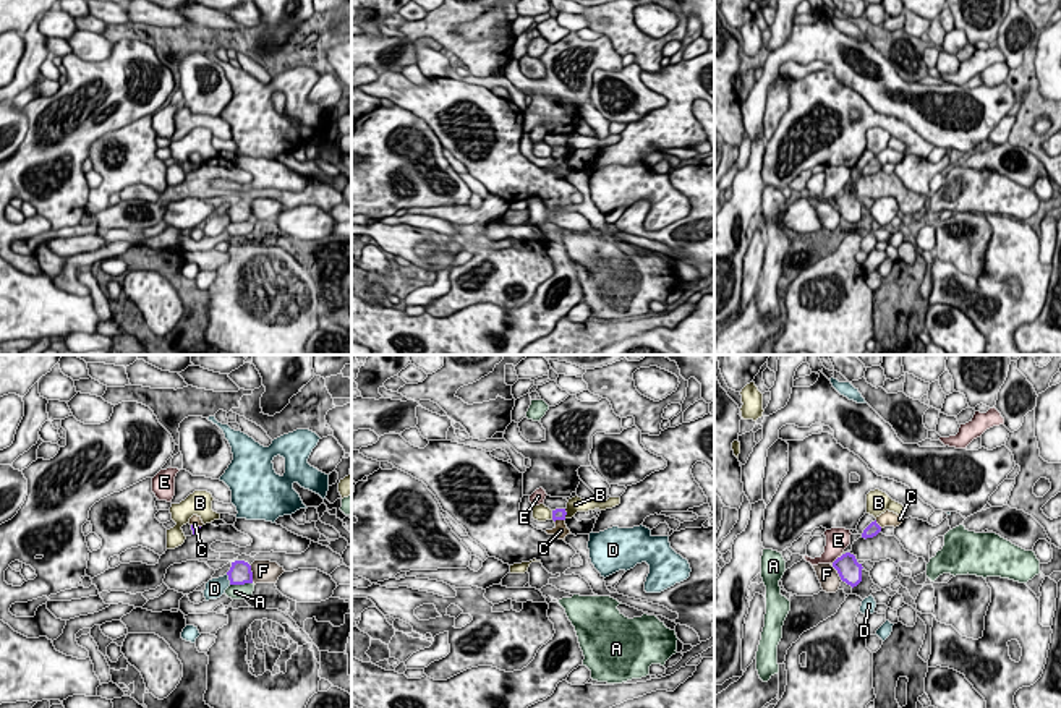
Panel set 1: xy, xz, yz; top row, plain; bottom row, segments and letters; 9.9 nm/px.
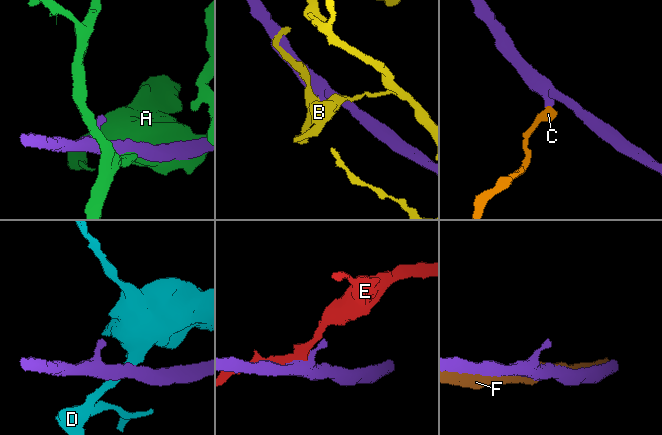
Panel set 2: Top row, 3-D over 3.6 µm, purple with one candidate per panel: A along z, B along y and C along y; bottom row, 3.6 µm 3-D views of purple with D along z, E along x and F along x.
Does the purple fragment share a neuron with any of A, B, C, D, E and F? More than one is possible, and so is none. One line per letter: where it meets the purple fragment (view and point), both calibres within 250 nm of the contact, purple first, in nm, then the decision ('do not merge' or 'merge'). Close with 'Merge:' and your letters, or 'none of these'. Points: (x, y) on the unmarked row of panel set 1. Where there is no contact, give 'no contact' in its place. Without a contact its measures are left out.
A: meets purple in xy at (240, 221); 220 nm thick on the purple side, 160 nm on the other; do not merge
B: meets purple in xz at (566, 151); 130 nm thick on the purple side, 160 nm on the other; do not merge
C: meets purple in yz at (877, 161); 140 nm thick on the purple side, 160 nm on the other; do not merge
D: meets purple in xy at (229, 216); 220 nm thick on the purple side, 190 nm on the other; do not merge
E: meets purple in yz at (836, 196); 240 nm thick on the purple side, 220 nm on the other; do not merge
F: meets purple in xy at (251, 211); 220 nm thick on the purple side, 220 nm on the other; do not merge
Merge: none of these

